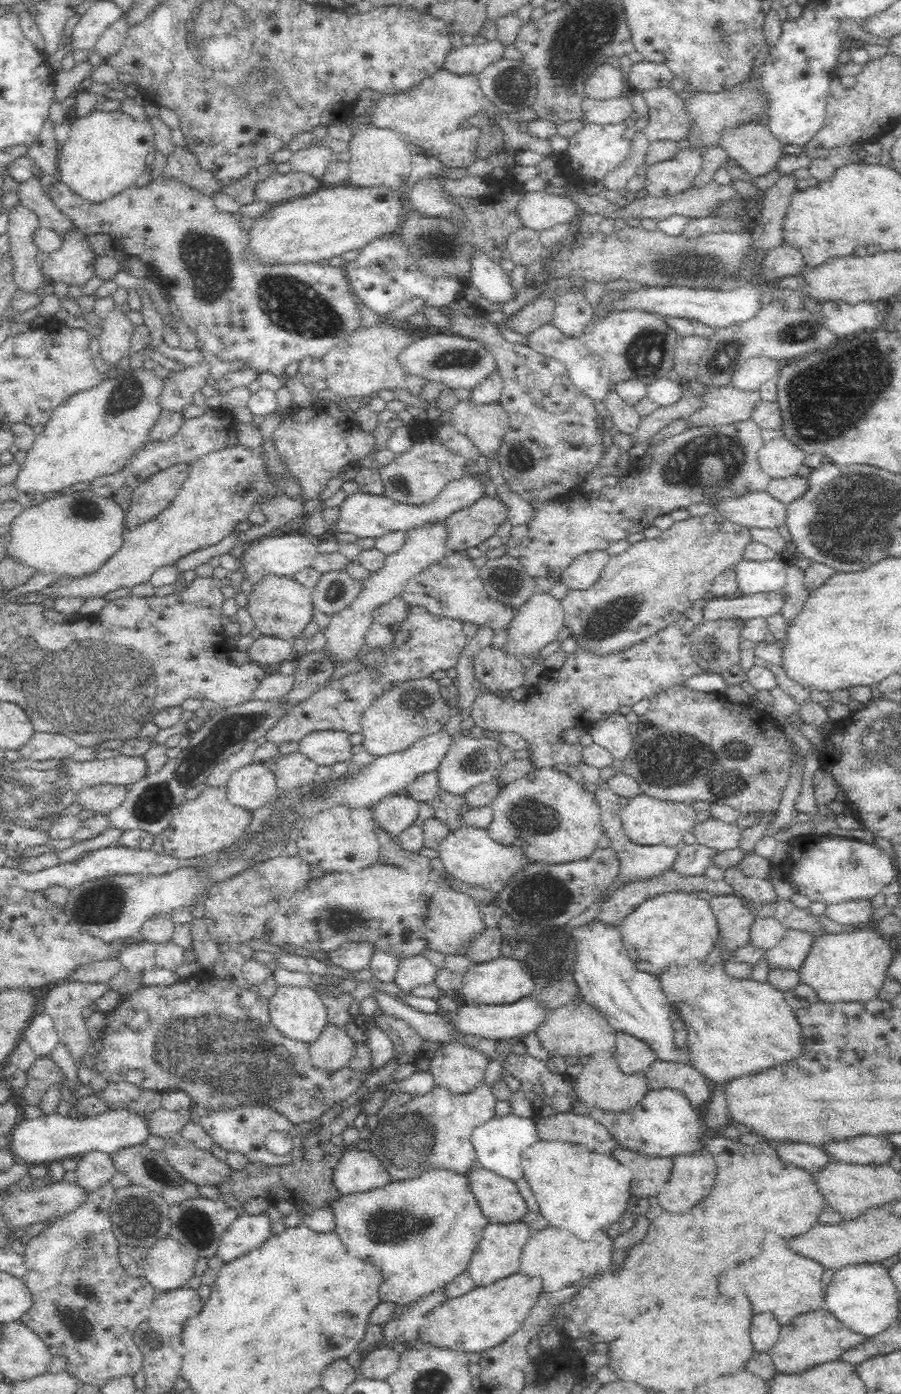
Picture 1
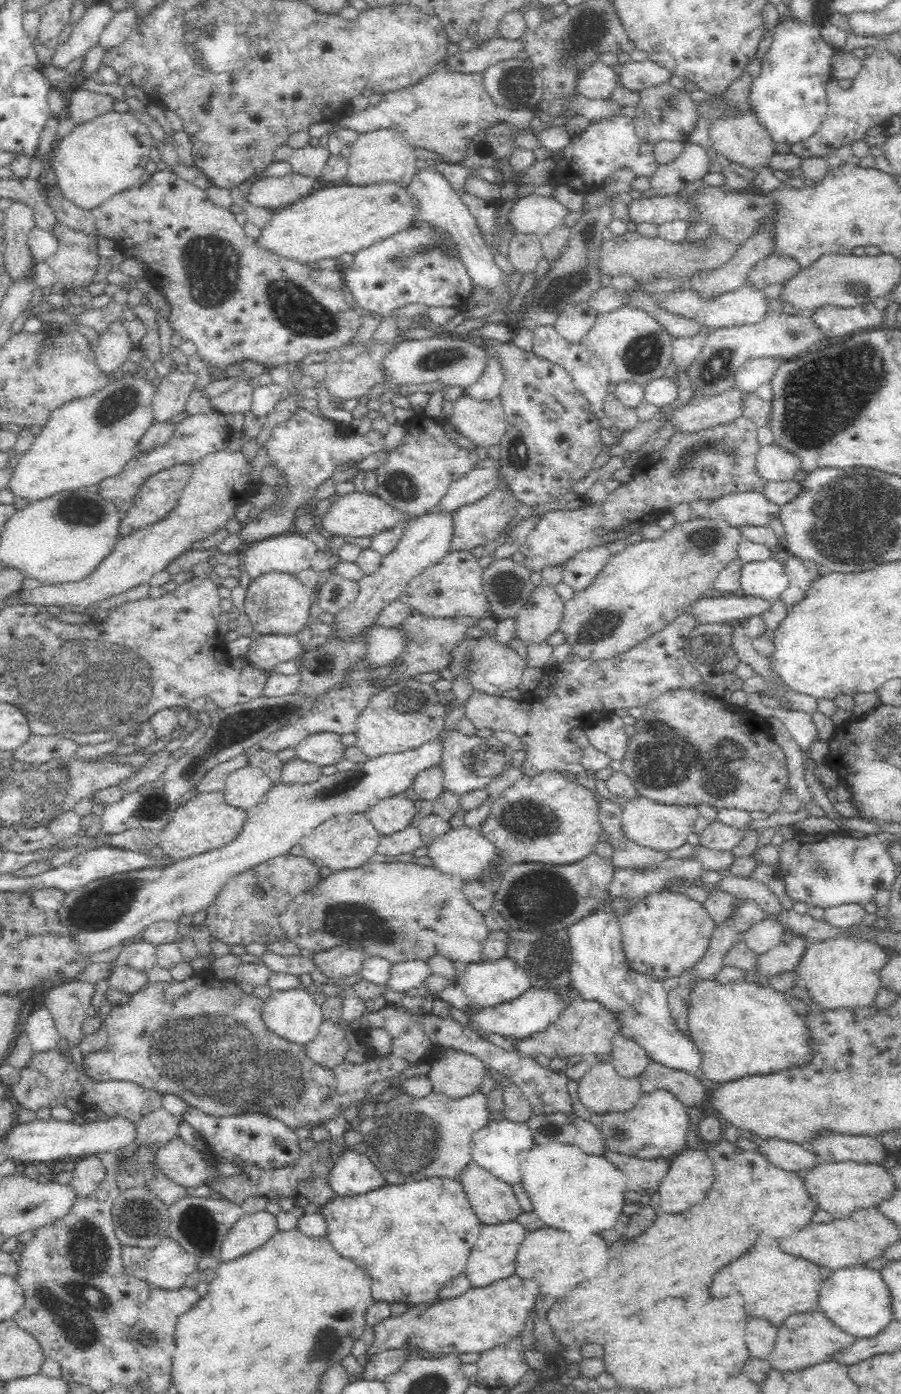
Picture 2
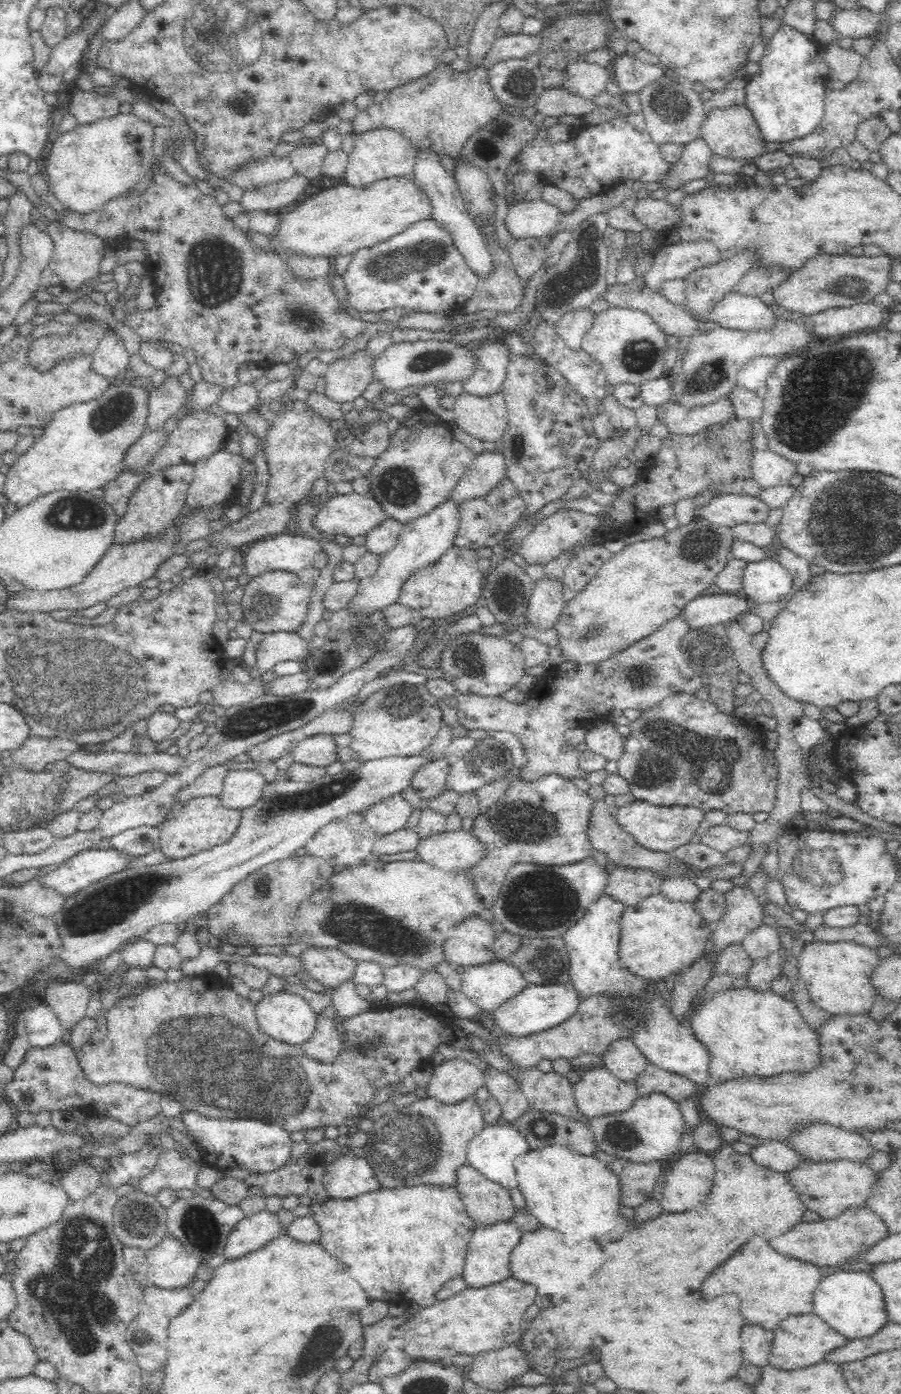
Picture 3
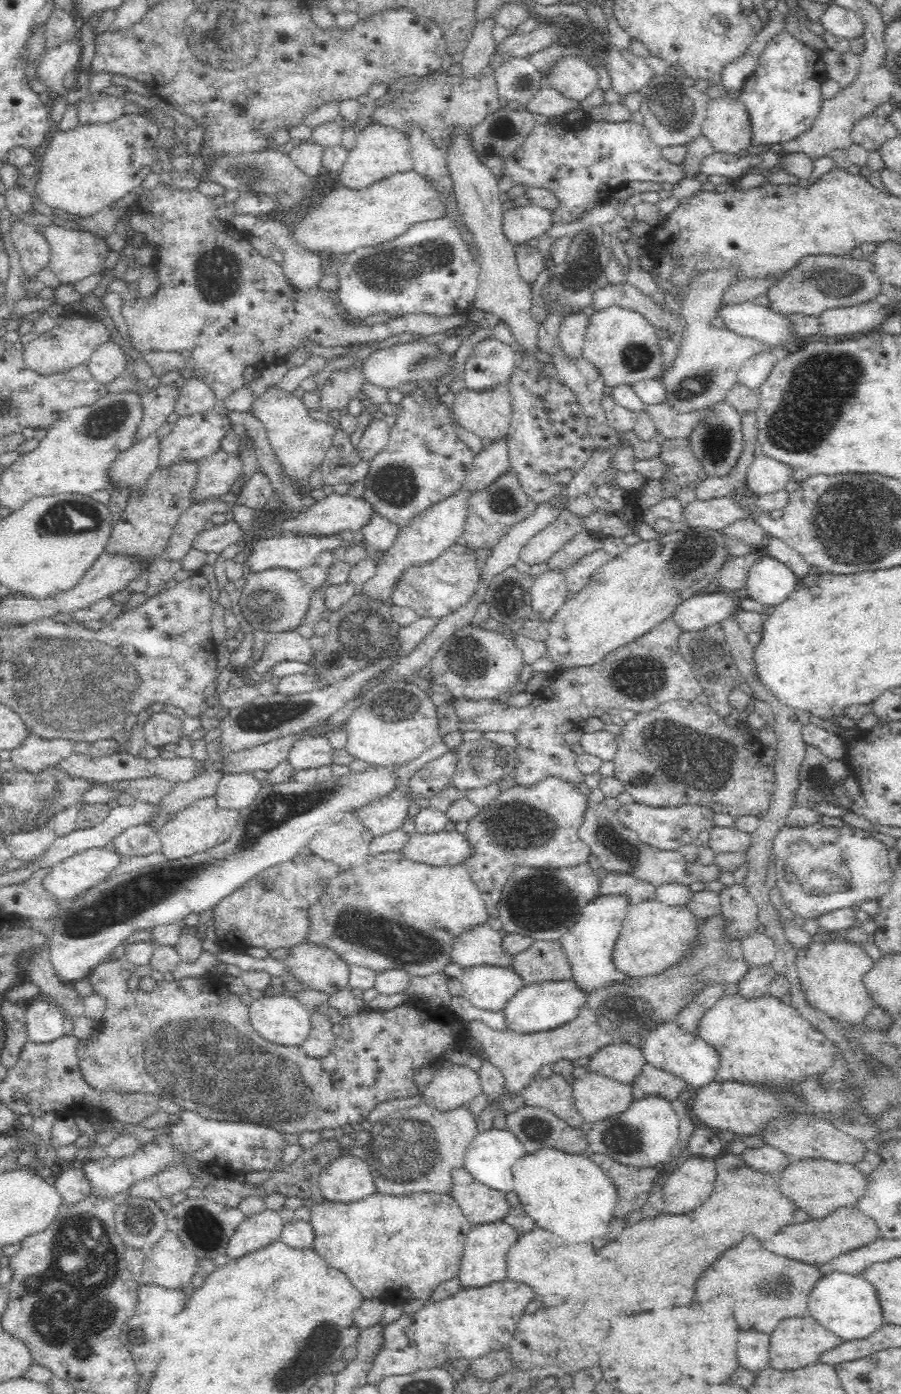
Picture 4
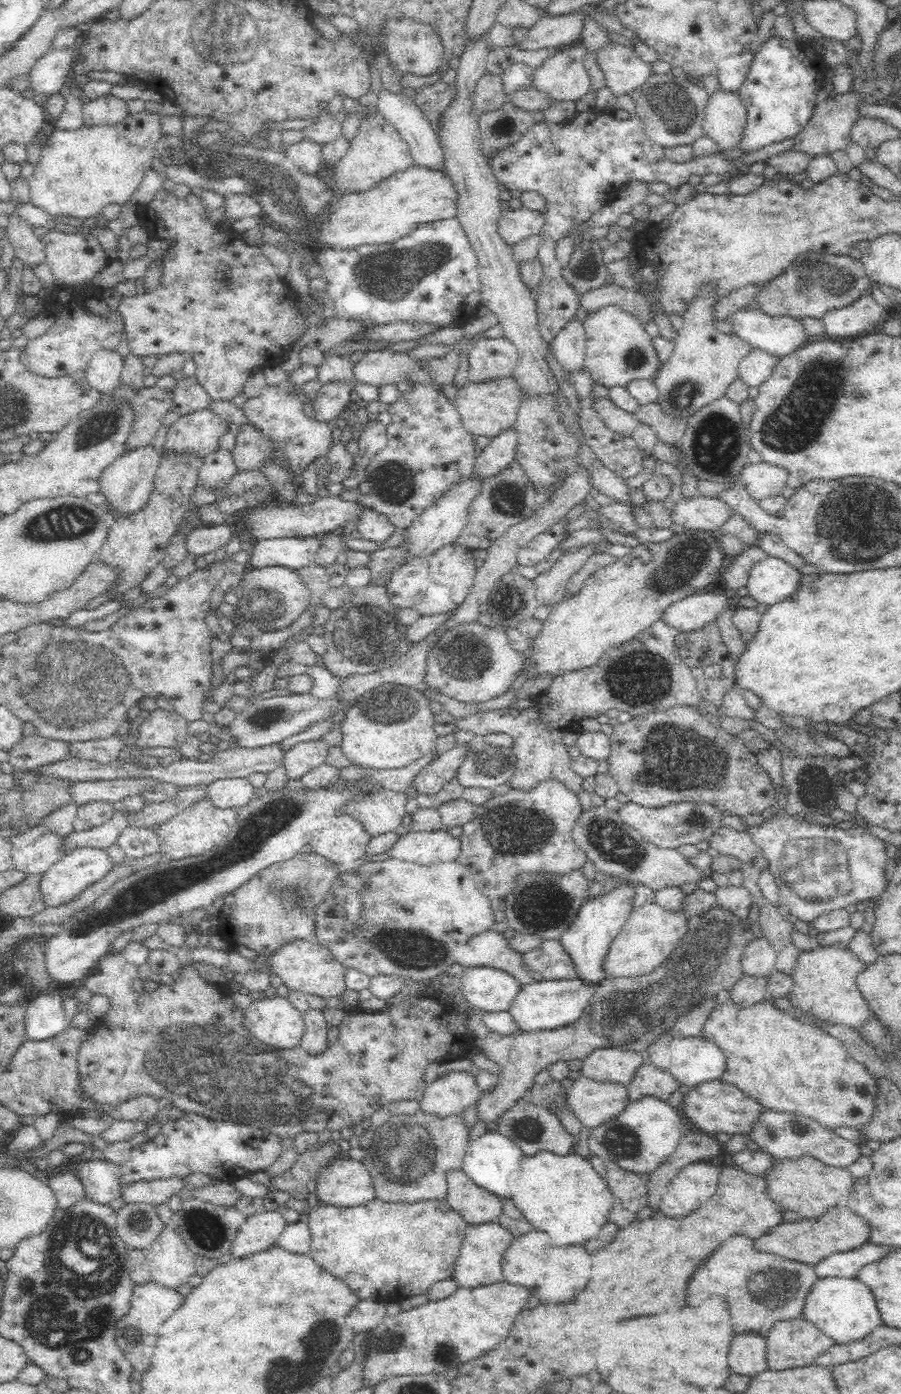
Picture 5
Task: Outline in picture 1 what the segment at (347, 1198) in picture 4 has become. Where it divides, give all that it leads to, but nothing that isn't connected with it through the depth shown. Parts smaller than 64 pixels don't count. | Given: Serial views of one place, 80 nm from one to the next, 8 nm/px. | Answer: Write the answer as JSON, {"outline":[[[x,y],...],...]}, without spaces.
{"outline":[[[346,1147],[333,1175],[334,1185],[341,1195],[367,1192],[391,1182],[388,1168],[369,1150]]]}

